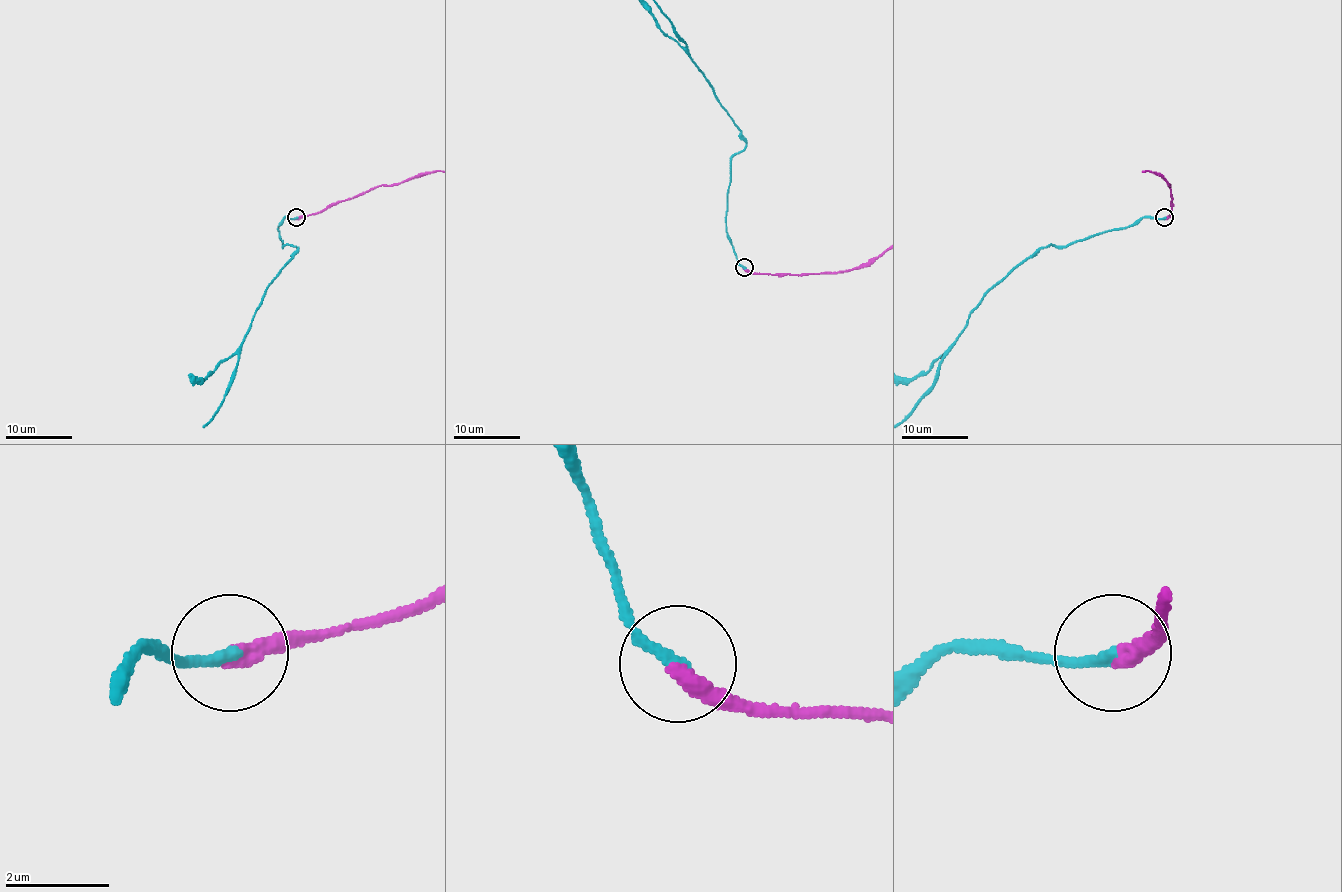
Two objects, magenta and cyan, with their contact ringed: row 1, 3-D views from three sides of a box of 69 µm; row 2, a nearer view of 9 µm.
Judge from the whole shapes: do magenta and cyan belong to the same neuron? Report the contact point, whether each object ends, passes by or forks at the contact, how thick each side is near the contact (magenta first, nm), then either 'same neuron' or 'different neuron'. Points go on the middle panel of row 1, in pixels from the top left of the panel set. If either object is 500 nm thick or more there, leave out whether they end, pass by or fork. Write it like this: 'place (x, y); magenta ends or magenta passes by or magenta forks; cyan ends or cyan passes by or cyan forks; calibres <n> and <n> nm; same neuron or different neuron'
place (744, 267); magenta ends; cyan ends; calibres 360 and 240 nm; same neuron

